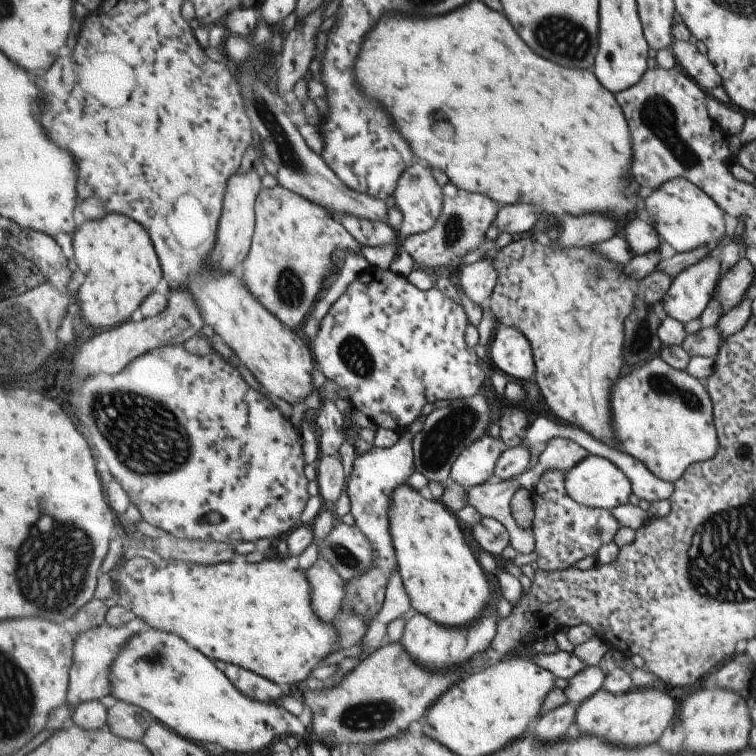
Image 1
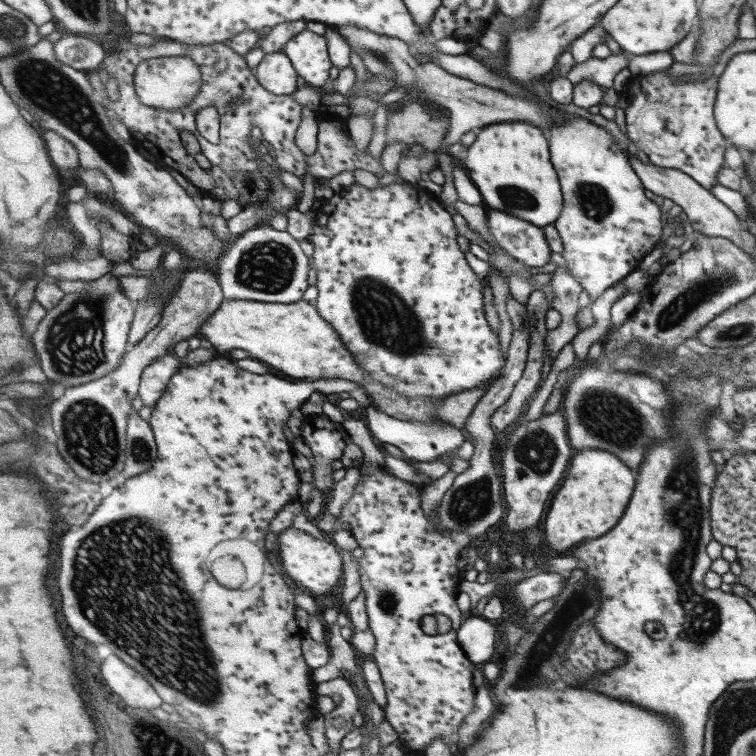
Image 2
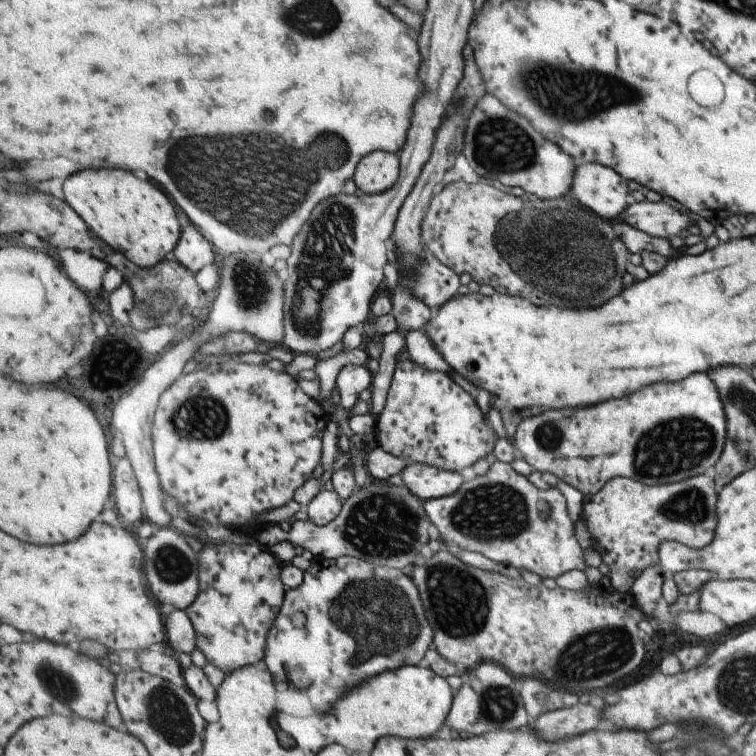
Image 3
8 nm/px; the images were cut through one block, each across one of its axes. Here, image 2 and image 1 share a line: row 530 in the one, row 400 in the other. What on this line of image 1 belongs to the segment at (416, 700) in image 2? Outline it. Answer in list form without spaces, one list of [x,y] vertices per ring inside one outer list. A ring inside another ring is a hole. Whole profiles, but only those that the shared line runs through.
[[[373,269],[362,272],[355,282],[352,282],[347,289],[347,292],[340,296],[333,306],[327,312],[327,316],[321,321],[319,332],[316,337],[311,340],[311,347],[313,348],[314,360],[317,362],[320,370],[326,374],[329,380],[334,381],[339,390],[345,388],[348,392],[348,398],[351,407],[359,409],[361,412],[371,417],[371,420],[377,424],[377,427],[383,427],[397,431],[400,434],[407,432],[407,428],[418,420],[421,415],[421,410],[425,408],[425,404],[433,404],[437,400],[456,401],[459,399],[470,399],[477,395],[483,382],[485,382],[485,372],[479,366],[479,356],[475,354],[474,348],[468,348],[465,342],[465,330],[467,330],[467,314],[463,307],[455,304],[453,300],[449,300],[447,296],[443,296],[439,290],[435,290],[434,286],[428,291],[421,291],[415,288],[407,277],[399,274],[393,274],[389,270]]]

